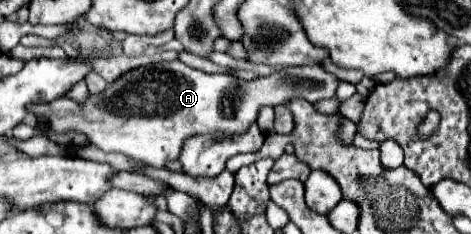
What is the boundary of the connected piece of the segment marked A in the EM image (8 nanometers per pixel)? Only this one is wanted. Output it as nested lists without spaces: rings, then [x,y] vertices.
[[[174,60],[130,70],[112,86],[106,86],[102,94],[92,94],[82,108],[60,96],[48,106],[32,106],[32,112],[44,118],[54,132],[84,132],[88,140],[104,152],[120,152],[132,160],[164,168],[168,162],[178,160],[182,146],[190,136],[210,134],[216,140],[240,136],[258,120],[260,108],[264,106],[274,108],[294,98],[304,98],[308,102],[334,98],[336,80],[338,78],[326,72],[322,64],[292,66],[270,76],[242,80],[232,74],[206,74]]]

